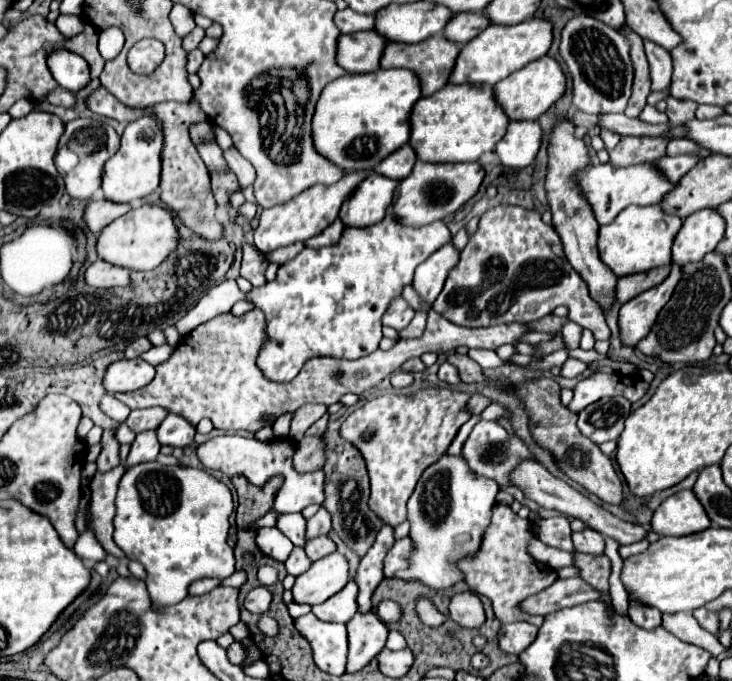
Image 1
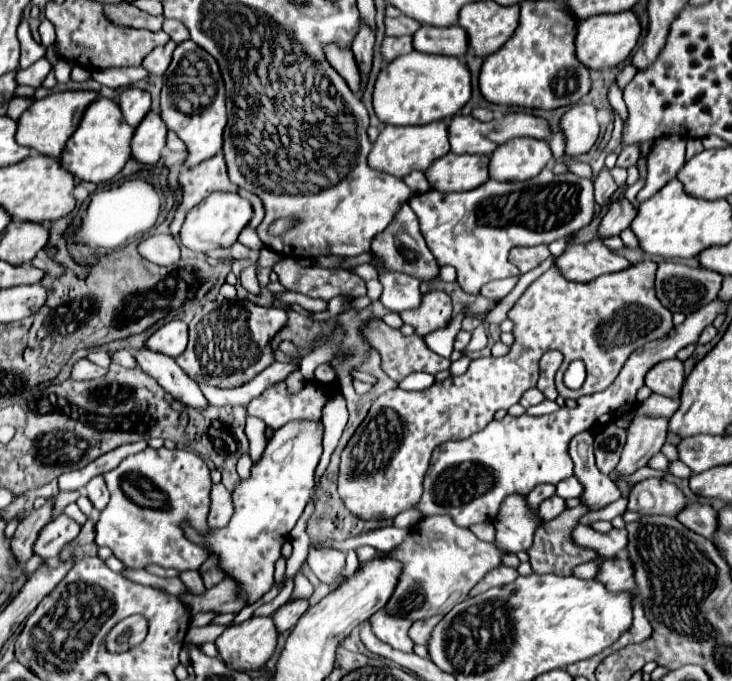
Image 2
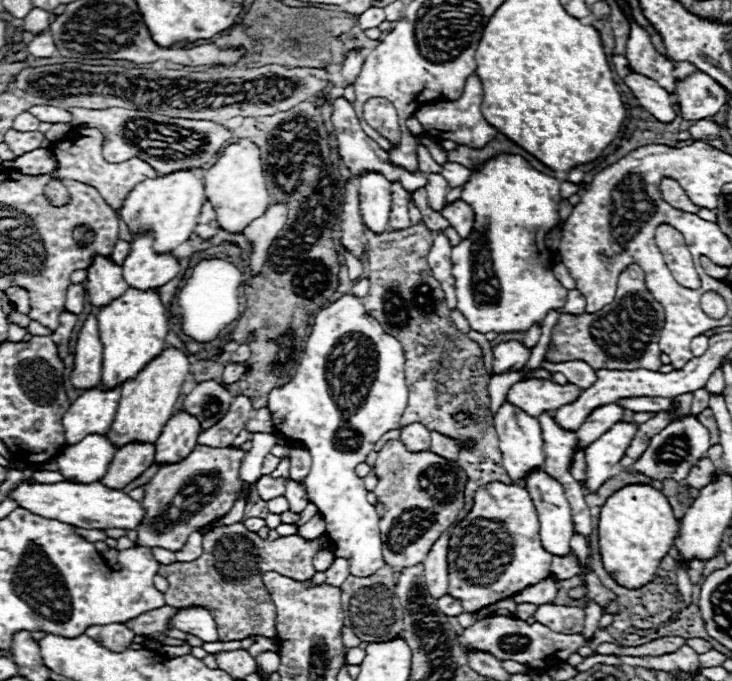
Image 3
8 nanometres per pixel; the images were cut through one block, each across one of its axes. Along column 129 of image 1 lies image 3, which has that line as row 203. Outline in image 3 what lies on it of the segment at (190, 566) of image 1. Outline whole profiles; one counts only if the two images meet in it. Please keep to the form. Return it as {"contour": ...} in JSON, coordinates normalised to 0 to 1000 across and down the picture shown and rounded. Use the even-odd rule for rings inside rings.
{"contour":[[[686,226],[645,253],[634,270],[631,294],[648,305],[650,323],[645,344],[617,364],[617,402],[623,408],[623,452],[642,473],[645,485],[658,490],[721,485],[730,473],[740,473],[749,455],[768,452],[776,426],[757,408],[754,370],[743,358],[749,338],[762,326],[765,267],[730,250],[713,229]]]}

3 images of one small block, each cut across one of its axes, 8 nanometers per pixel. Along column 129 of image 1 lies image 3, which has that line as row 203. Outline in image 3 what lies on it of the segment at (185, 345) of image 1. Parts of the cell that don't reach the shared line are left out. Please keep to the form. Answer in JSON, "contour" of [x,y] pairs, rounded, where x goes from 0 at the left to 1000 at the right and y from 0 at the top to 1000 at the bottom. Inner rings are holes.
{"contour":[[[536,267],[533,335],[555,335],[555,332],[560,332],[560,320],[557,320],[557,288],[560,285],[544,267]]]}

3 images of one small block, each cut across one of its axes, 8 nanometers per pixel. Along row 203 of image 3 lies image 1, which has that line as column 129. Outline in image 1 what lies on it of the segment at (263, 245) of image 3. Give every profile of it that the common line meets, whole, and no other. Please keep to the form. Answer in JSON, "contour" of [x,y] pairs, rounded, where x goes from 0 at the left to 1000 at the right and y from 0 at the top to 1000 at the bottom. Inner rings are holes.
{"contour":[[[131,382],[117,394],[115,414],[126,423],[153,423],[153,420],[172,420],[178,408],[172,394],[161,394],[142,382]]]}

